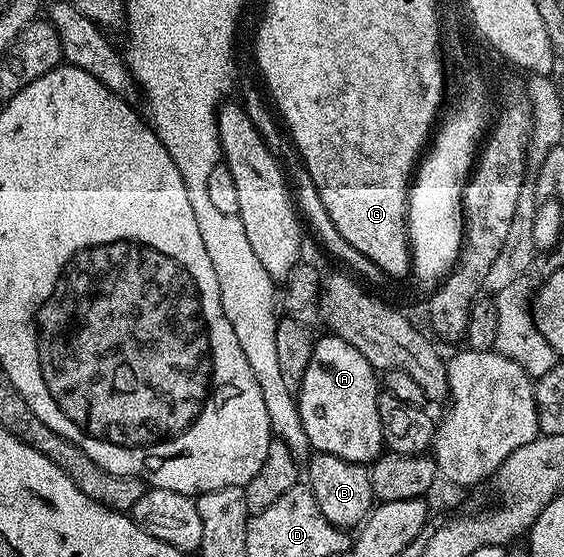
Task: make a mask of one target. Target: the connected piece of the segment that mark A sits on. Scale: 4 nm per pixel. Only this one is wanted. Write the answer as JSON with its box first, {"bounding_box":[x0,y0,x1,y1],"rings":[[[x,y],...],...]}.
{"bounding_box":[297,336,383,464],"rings":[[[336,336],[318,337],[314,341],[314,351],[303,375],[302,386],[297,391],[297,411],[303,420],[303,428],[307,432],[310,447],[318,454],[339,456],[348,462],[372,464],[383,453],[381,441],[381,425],[379,424],[379,374],[372,364],[359,352],[359,348],[351,348],[347,340]]]}

